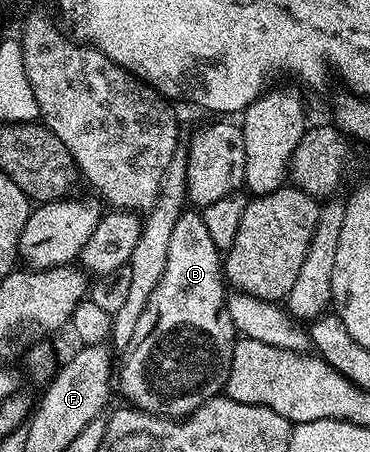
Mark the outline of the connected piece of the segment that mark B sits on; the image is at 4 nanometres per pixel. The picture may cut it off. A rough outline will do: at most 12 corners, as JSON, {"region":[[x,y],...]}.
{"region":[[185,209],[120,352],[124,402],[167,419],[222,394],[223,255]]}

